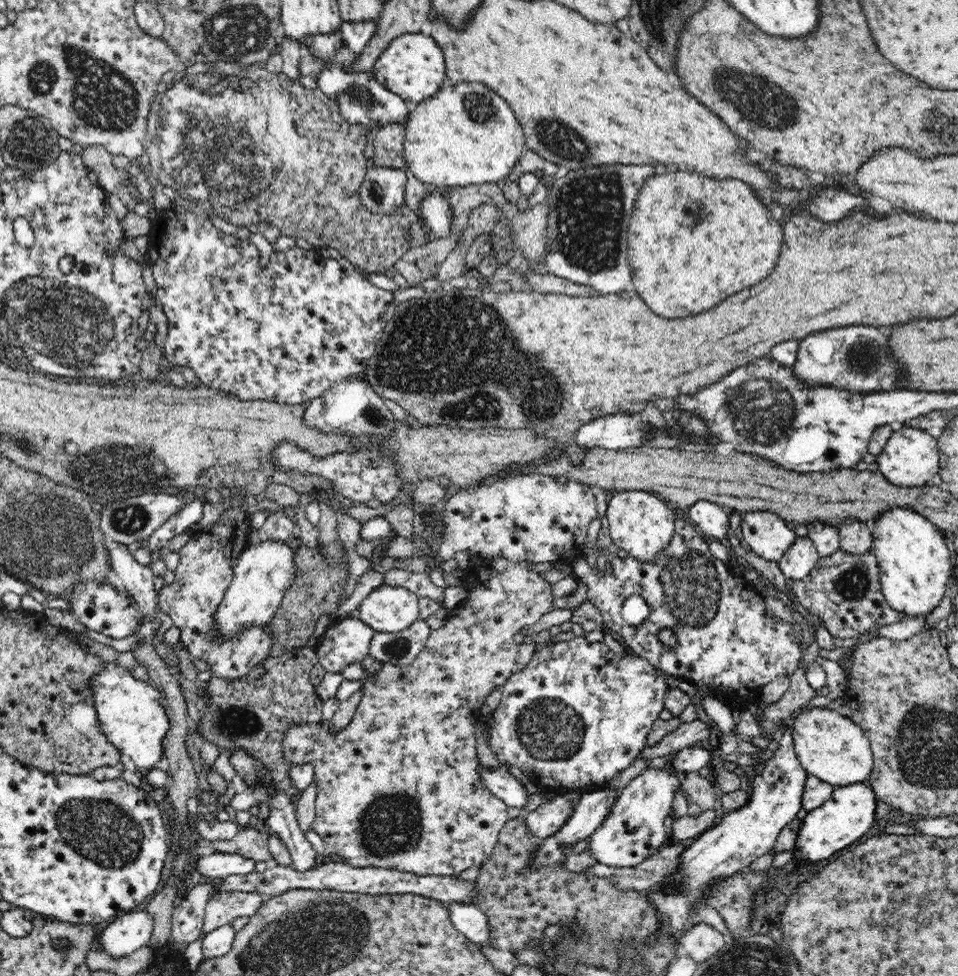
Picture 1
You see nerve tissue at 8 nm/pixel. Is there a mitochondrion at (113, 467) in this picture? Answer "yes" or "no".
yes

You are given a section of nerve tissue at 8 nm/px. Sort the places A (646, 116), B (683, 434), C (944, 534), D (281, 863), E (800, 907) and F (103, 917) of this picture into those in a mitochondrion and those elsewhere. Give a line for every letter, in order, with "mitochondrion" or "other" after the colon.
A: other
B: other
C: other
D: other
E: other
F: other

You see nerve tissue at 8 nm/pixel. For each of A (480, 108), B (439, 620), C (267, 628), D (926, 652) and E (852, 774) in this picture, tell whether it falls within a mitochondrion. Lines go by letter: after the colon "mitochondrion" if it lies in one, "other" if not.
A: mitochondrion
B: other
C: other
D: other
E: other

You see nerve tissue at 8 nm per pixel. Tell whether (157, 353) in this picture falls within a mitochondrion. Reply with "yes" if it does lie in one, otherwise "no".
no

